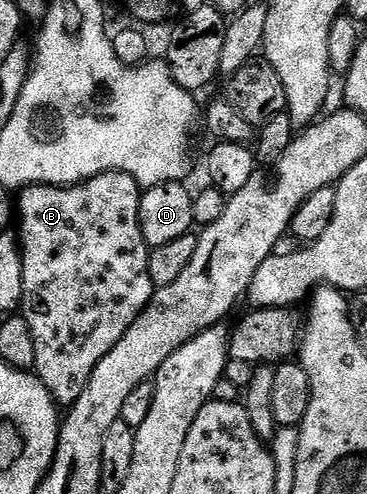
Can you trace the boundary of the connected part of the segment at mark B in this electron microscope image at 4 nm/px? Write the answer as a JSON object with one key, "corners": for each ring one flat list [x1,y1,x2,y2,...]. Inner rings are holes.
{"corners":[[102,173,96,177,90,177,79,185,29,185,22,190,17,197,17,237,21,242,23,254,23,299,21,302,21,315,29,323,29,331,33,335,33,347,35,348,36,377,49,391,49,395,60,407,70,407,77,403,81,391,89,383,89,375,93,375,93,367,117,347,117,339,129,331,129,327,141,315,141,311,151,301,156,287,151,282,149,275,149,259,151,254,149,246,145,243,145,235,141,235,141,223,139,222,139,198,141,187,129,175,124,173]]}

